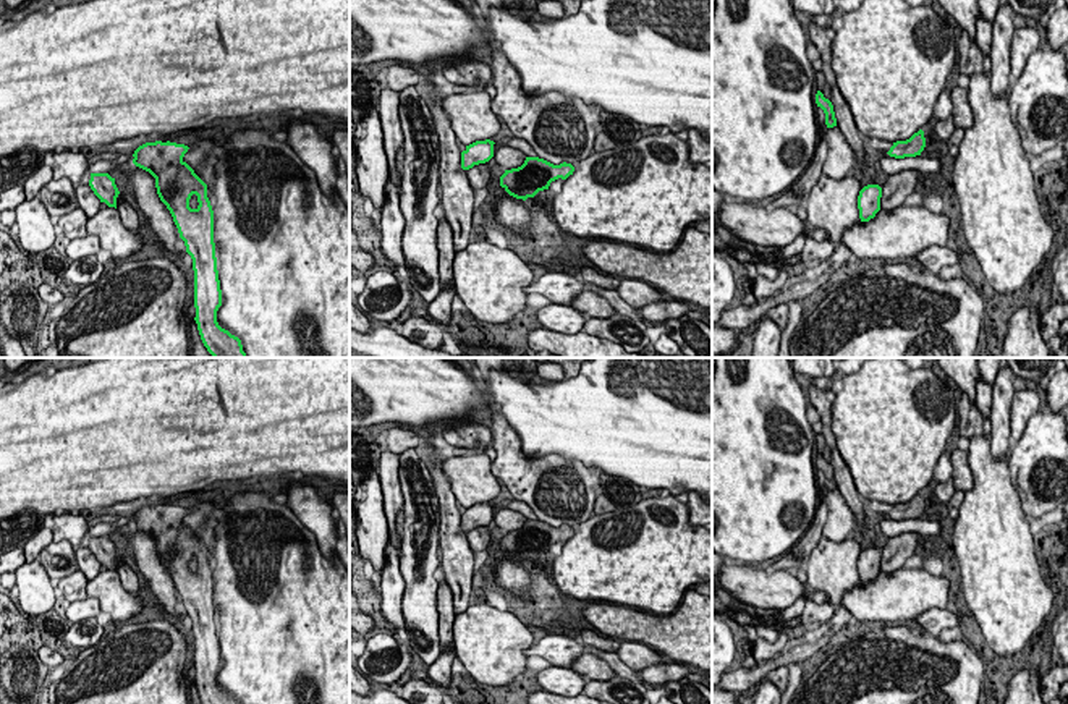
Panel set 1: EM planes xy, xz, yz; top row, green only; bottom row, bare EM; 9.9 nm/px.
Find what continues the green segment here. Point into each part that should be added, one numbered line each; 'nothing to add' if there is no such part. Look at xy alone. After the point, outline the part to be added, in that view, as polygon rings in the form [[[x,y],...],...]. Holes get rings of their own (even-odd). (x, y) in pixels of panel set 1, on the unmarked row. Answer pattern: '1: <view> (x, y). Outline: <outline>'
1: xy (128, 576). Outline: [[[120,555],[118,560],[117,560],[117,573],[120,576],[120,581],[121,581],[123,587],[128,592],[133,592],[133,594],[138,594],[139,592],[141,583],[139,583],[138,571],[133,570],[126,563],[126,560],[123,558],[123,555]]]

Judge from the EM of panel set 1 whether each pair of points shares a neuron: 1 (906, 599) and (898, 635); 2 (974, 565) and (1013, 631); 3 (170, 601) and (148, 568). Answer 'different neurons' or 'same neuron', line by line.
1: different neurons
2: same neuron
3: same neuron

